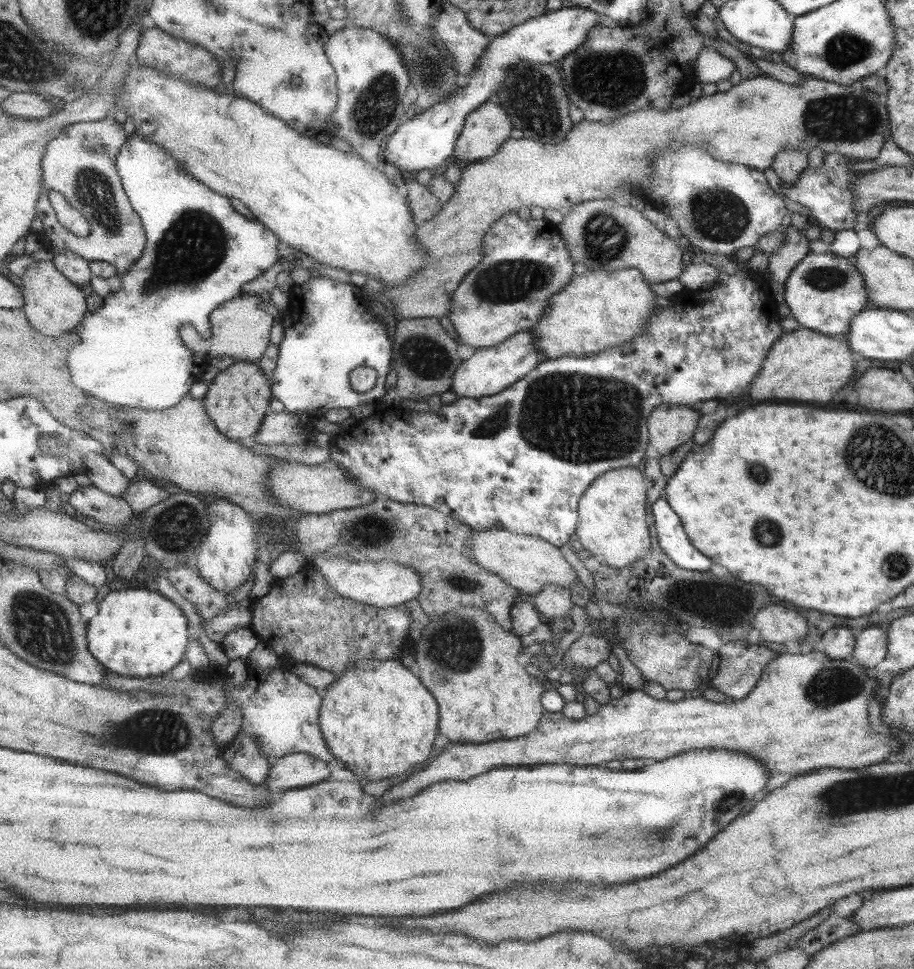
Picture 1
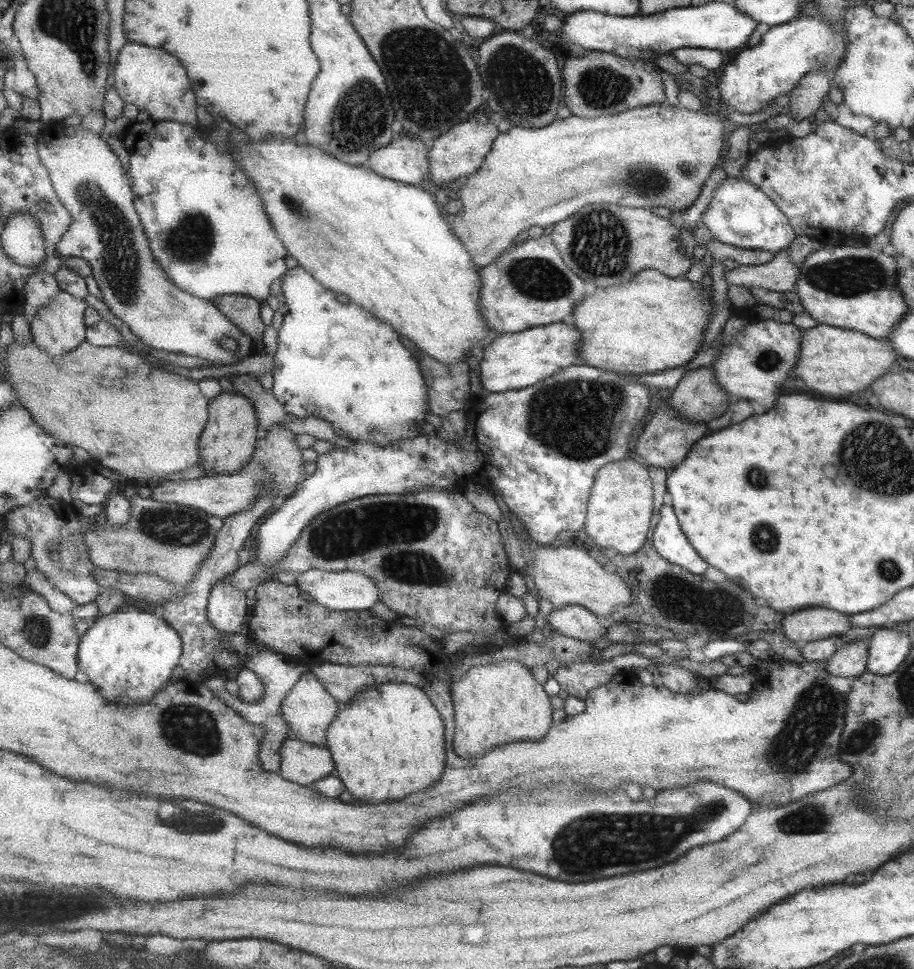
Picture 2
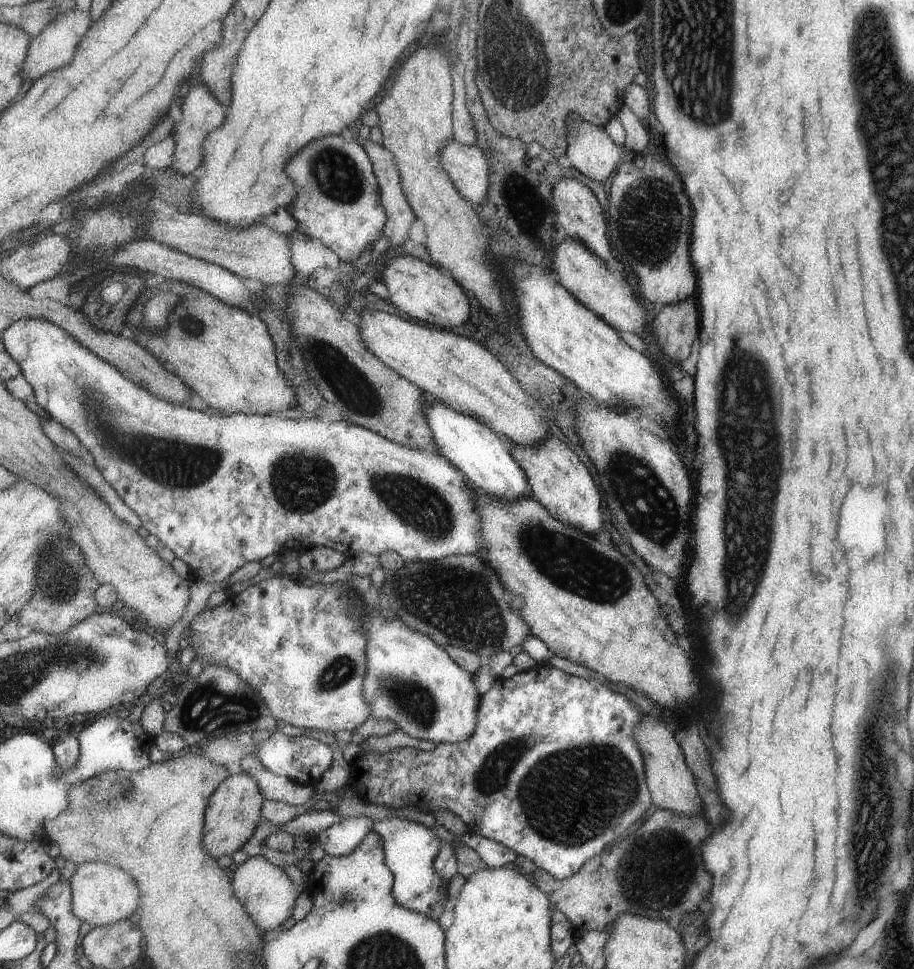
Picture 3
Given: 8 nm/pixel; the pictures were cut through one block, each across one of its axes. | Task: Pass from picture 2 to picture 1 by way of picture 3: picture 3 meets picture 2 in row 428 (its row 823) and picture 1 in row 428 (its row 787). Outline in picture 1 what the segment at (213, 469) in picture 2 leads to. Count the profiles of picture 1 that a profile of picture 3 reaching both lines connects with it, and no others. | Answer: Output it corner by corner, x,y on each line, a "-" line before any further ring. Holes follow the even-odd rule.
241,360
235,366
223,370
215,382
209,388
209,394
205,398
205,408
215,420
215,426
227,434
233,440
239,440
241,444
253,442
253,436
261,432
261,426
265,418
271,412
271,400
275,398
273,392
273,380
271,376
263,370
263,366
255,362

